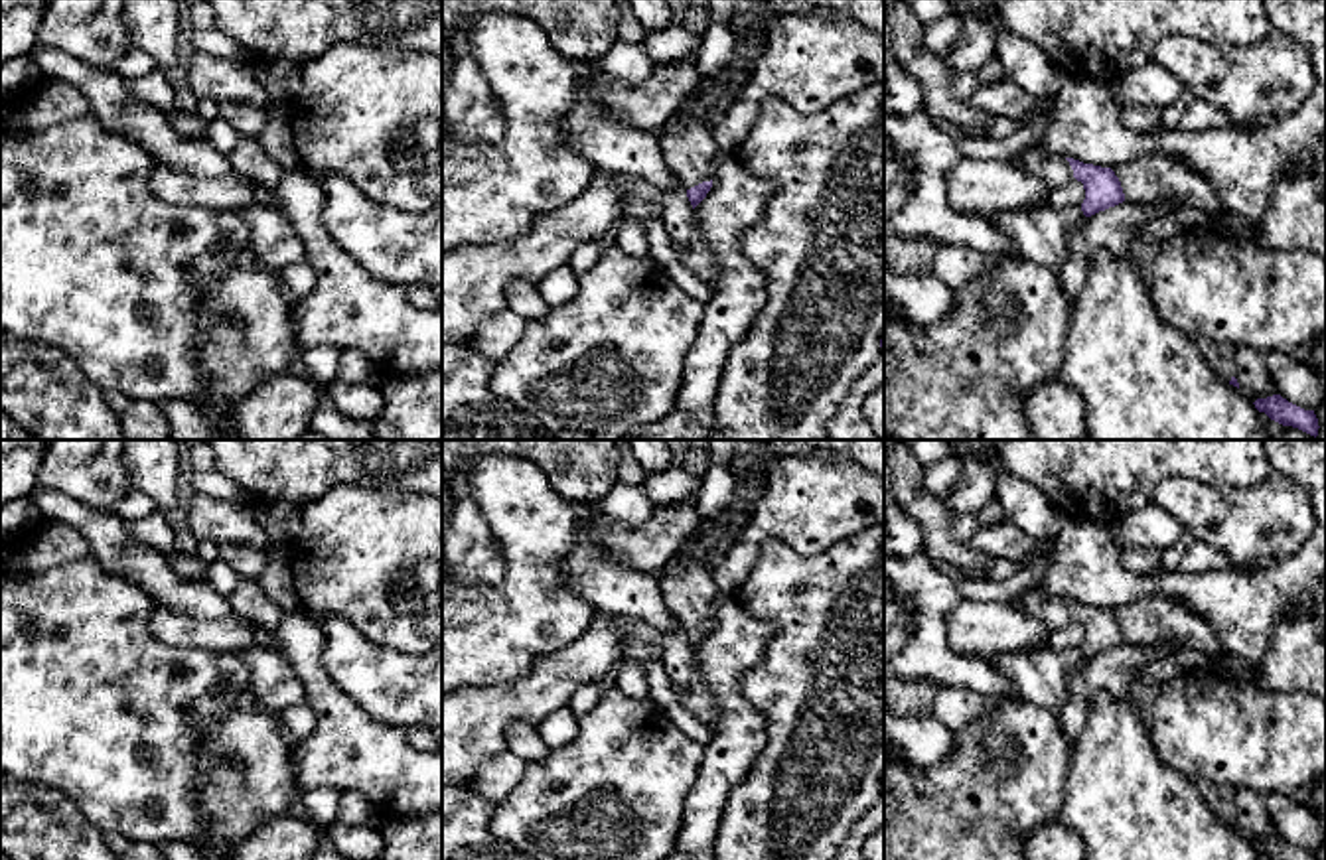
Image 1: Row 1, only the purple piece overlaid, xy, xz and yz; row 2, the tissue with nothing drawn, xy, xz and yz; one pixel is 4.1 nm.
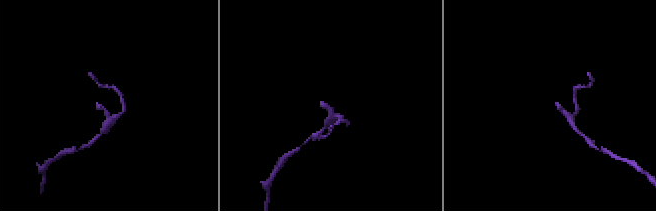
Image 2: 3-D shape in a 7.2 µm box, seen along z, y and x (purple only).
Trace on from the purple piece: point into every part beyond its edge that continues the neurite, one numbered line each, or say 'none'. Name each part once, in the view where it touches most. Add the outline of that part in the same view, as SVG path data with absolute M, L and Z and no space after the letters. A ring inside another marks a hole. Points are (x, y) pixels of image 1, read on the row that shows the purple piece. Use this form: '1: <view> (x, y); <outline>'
1: xz (689, 148); M675 112L657 134L661 154L685 189L714 178L718 144L712 130L697 120L683 122Z

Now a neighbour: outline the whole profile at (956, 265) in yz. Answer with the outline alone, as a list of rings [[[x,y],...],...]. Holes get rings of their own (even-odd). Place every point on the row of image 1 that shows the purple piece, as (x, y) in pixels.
[[[941,245],[931,264],[931,272],[949,288],[961,288],[985,272],[989,264],[987,254],[963,247]]]

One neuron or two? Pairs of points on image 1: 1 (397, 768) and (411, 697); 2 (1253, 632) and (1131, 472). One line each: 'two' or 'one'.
1: two
2: two

